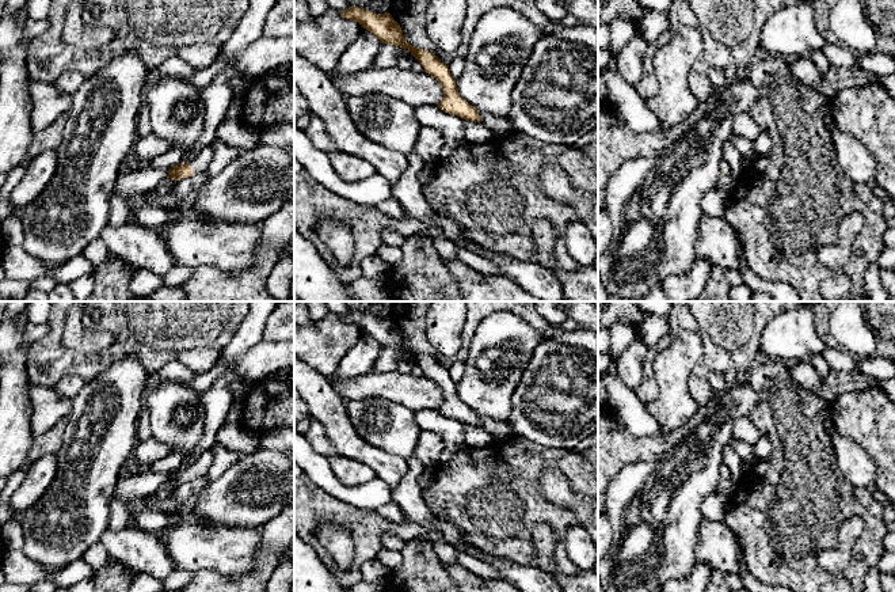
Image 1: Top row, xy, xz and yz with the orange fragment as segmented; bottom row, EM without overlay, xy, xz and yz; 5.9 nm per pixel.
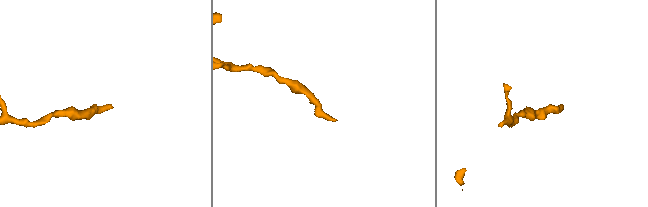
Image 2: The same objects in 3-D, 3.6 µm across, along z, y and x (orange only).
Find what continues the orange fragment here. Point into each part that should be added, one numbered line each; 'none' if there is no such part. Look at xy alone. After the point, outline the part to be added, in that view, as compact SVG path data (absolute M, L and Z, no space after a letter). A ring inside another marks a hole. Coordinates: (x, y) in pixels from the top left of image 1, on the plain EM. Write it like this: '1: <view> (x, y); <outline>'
1: xy (200, 467); M207 449L190 466L194 478L205 478L212 462L213 452Z

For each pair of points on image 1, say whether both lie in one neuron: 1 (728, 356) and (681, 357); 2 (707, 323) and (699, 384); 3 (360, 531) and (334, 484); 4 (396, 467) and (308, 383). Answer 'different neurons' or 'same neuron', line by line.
1: different neurons
2: same neuron
3: different neurons
4: same neuron

